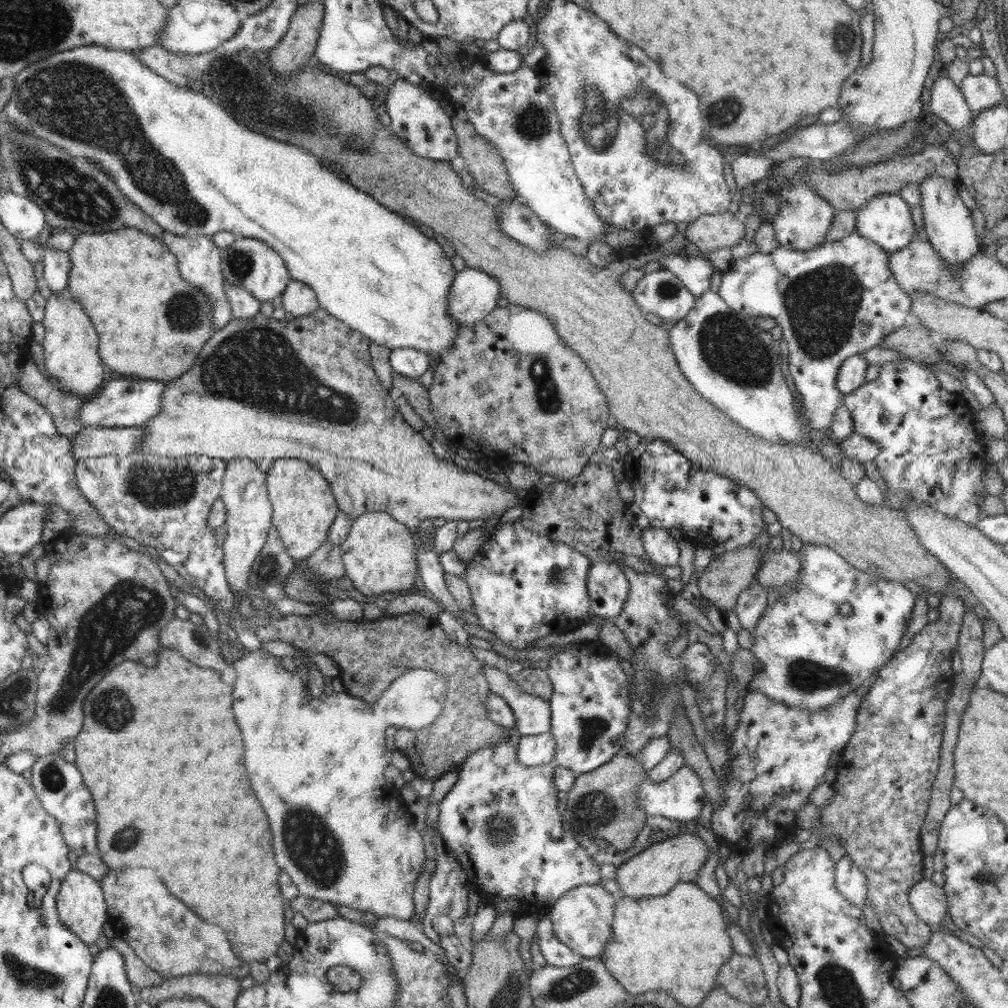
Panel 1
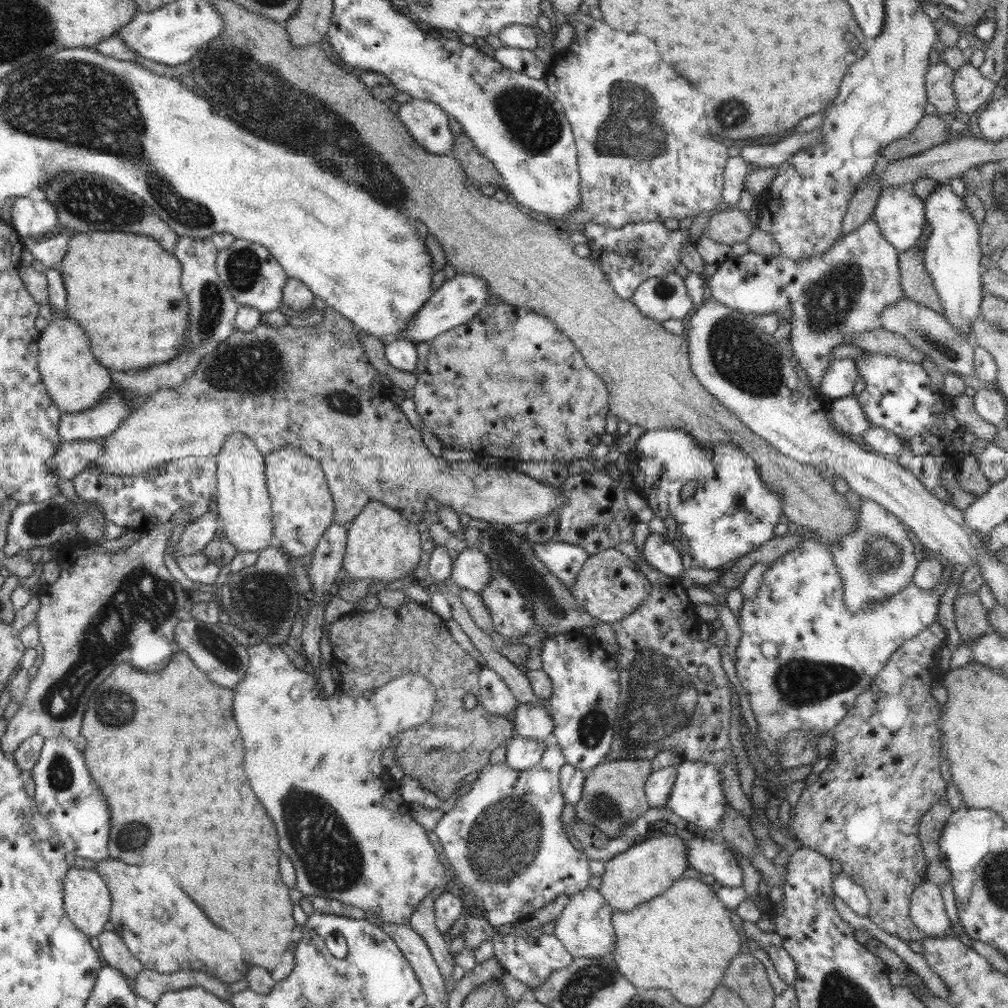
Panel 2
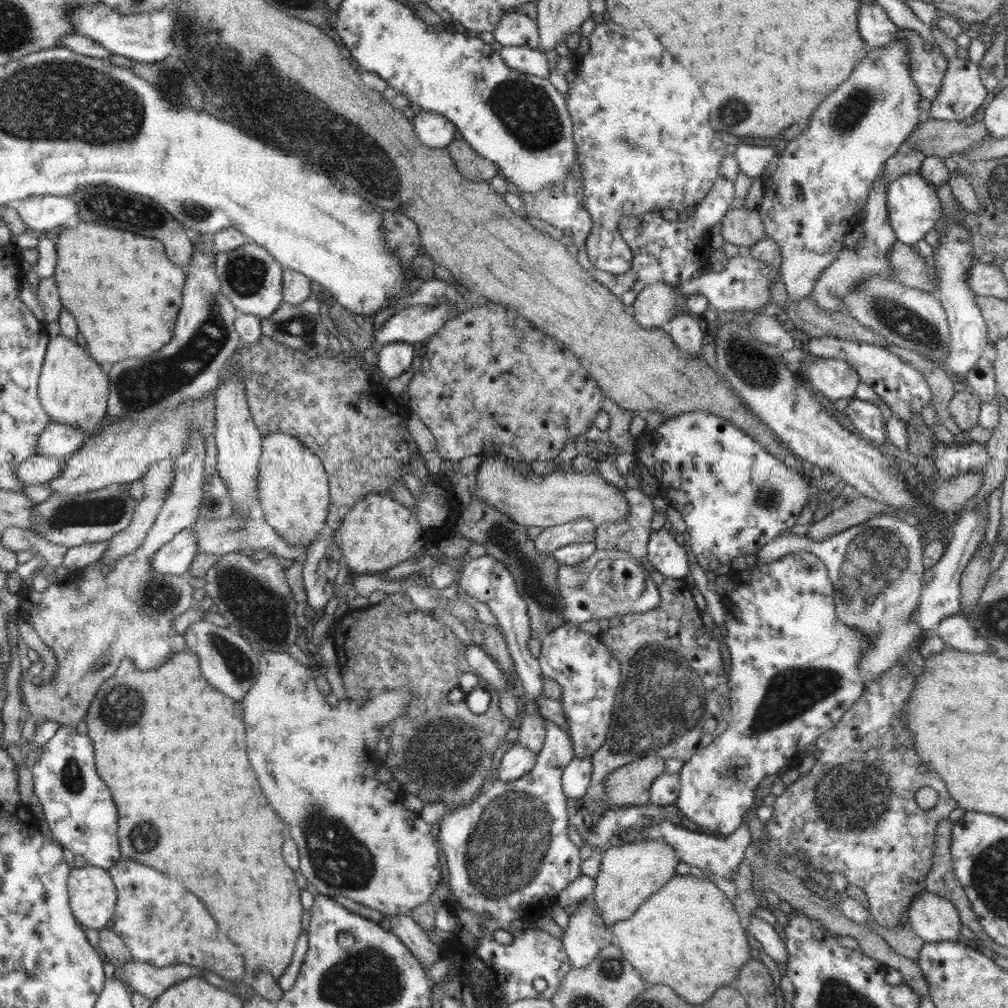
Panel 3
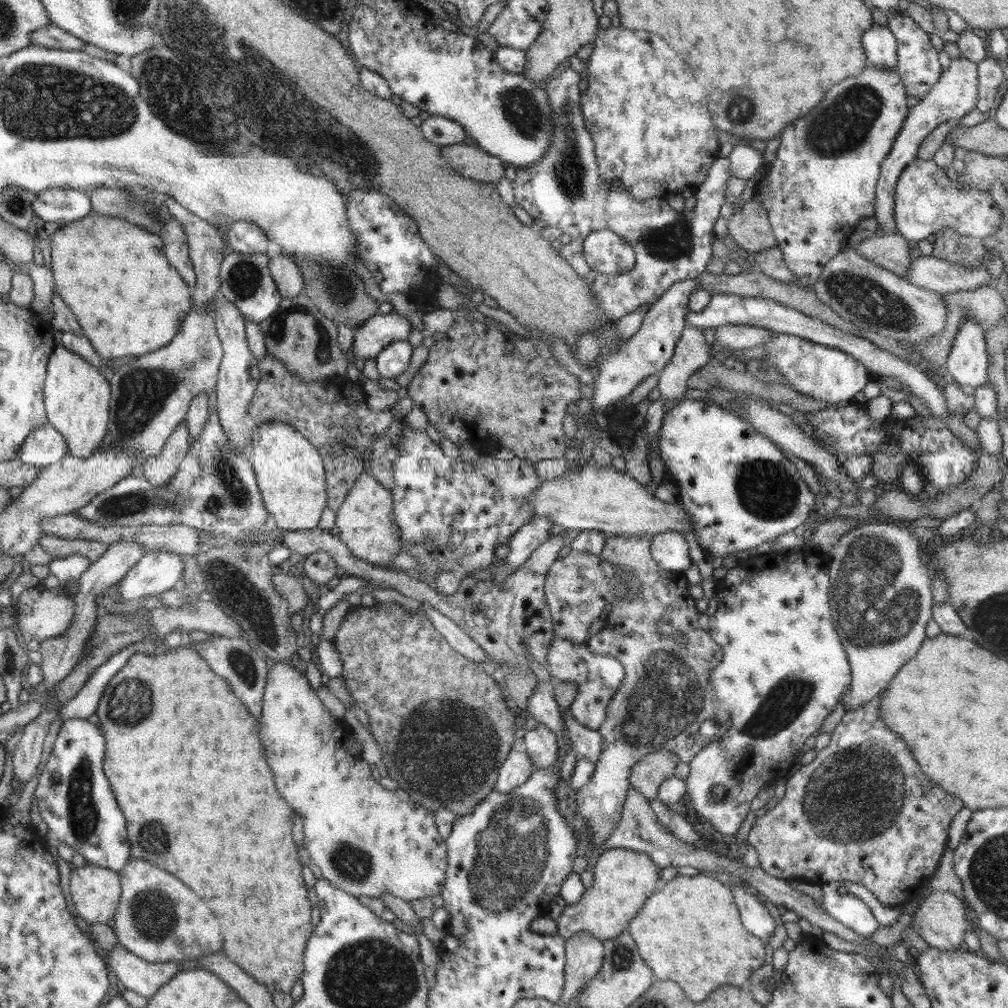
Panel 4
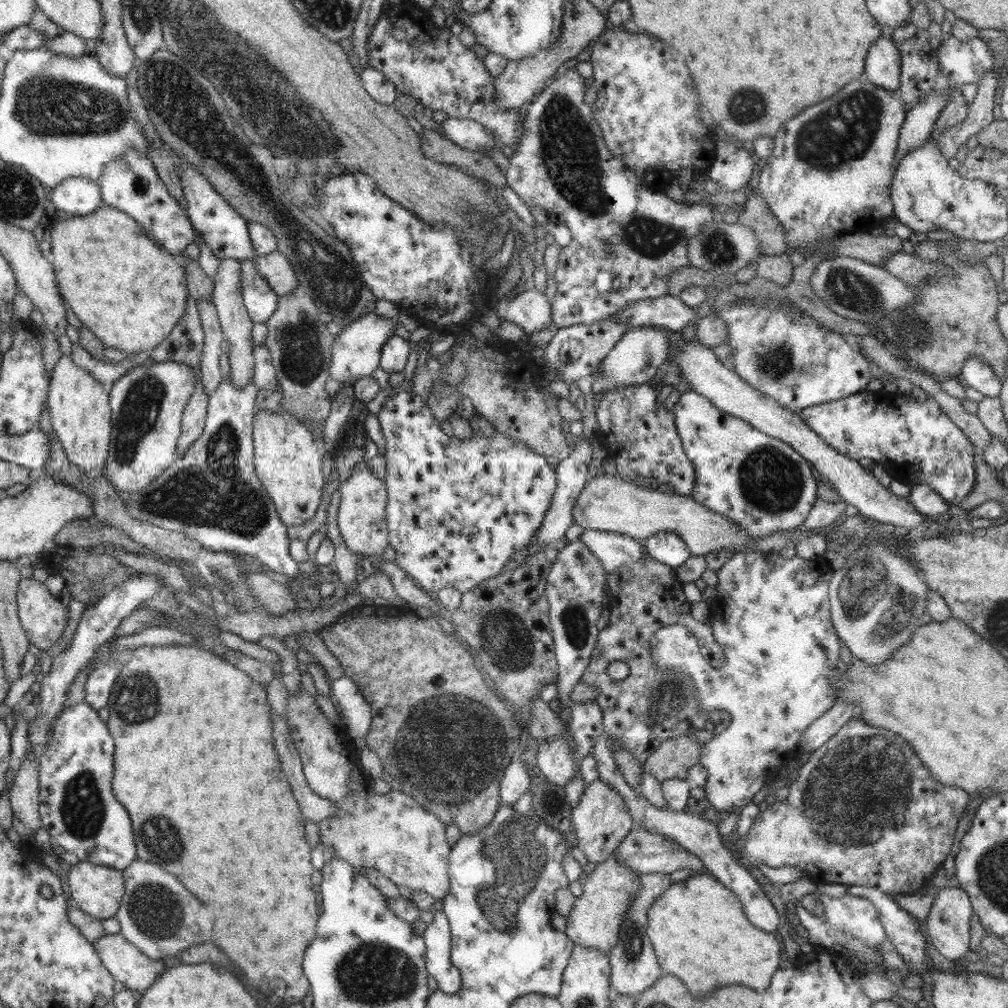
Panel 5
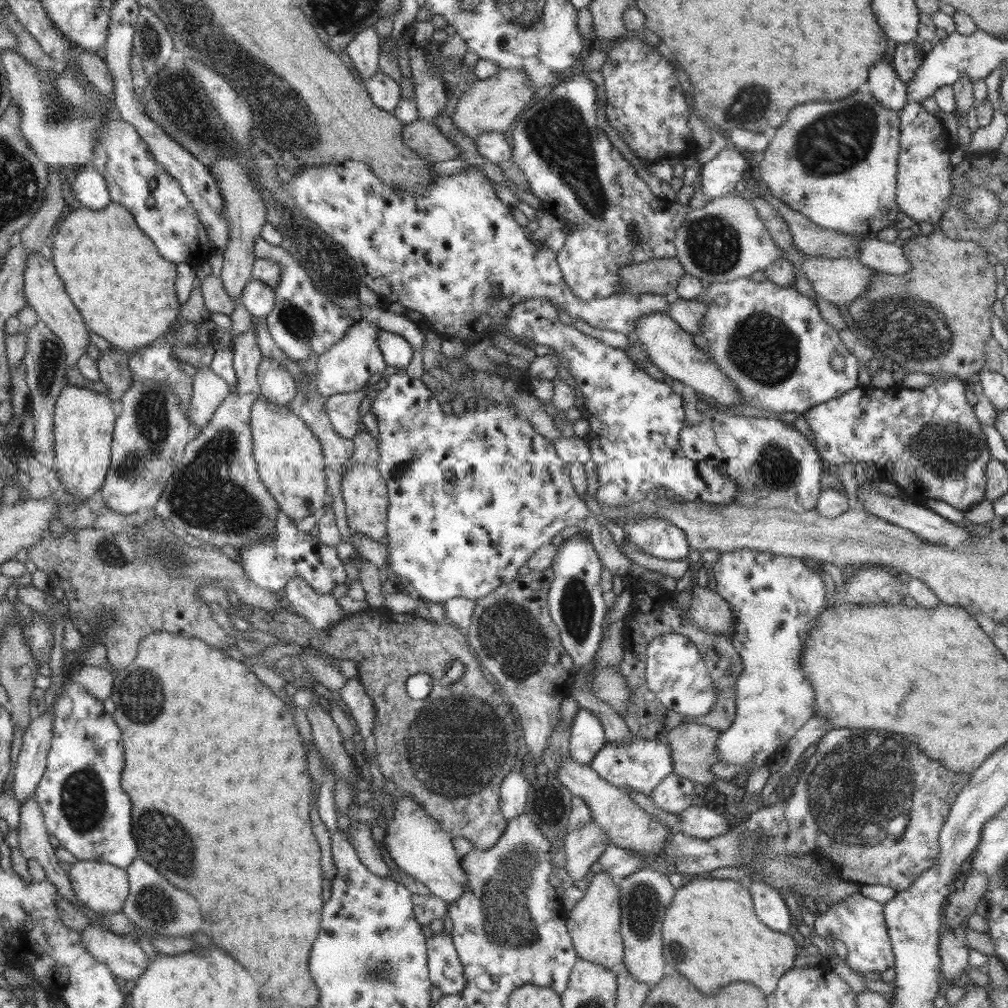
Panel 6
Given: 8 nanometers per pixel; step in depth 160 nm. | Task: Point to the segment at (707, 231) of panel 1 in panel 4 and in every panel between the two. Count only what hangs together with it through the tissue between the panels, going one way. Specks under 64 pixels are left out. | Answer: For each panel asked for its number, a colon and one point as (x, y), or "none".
2: (732, 226)
3: (743, 227)
4: (749, 226)

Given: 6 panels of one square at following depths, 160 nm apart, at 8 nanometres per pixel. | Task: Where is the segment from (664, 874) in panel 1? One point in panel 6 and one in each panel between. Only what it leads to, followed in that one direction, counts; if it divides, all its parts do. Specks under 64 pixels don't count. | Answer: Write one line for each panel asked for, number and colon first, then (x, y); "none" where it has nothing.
2: (647, 869)
3: (629, 873)
4: (624, 878)
5: (594, 922)
6: (594, 923)

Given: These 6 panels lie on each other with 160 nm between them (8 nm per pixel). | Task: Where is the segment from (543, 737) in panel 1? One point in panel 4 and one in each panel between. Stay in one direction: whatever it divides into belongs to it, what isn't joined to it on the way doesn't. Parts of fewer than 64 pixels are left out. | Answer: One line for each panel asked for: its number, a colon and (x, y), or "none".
2: (523, 753)
3: (517, 761)
4: (517, 768)

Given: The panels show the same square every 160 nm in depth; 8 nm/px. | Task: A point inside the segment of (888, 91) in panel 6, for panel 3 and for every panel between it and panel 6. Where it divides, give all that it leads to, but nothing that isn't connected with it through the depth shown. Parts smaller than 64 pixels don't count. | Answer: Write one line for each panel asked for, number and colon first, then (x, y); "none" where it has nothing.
3: (876, 29)
4: (880, 44)
5: (883, 64)

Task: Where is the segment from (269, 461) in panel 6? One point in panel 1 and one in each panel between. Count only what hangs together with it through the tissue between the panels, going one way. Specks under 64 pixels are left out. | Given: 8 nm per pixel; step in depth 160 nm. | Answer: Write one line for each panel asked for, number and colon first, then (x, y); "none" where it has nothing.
1: (304, 508)
2: (302, 506)
3: (292, 487)
4: (290, 473)
5: (287, 459)

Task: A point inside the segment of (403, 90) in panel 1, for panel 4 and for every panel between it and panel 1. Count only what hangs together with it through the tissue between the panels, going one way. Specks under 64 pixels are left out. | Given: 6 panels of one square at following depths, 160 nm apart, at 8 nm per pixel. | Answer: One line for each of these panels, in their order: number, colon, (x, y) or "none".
2: (428, 124)
3: (435, 131)
4: (442, 131)

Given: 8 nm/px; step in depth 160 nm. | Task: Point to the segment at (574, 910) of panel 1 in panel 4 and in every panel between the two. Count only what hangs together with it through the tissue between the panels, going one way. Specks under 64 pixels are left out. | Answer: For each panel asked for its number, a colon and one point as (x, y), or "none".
2: (585, 928)
3: (586, 933)
4: (584, 954)

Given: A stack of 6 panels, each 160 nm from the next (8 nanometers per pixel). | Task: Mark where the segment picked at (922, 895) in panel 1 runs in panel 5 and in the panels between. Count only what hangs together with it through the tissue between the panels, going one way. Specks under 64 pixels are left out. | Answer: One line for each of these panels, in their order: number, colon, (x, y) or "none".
2: (926, 909)
3: (934, 919)
4: (941, 920)
5: (947, 927)

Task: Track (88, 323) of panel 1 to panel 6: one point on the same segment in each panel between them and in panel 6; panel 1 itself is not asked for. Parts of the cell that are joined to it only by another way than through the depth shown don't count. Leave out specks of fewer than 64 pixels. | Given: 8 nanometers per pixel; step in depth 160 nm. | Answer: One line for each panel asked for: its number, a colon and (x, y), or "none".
2: (75, 380)
3: (73, 389)
4: (76, 396)
5: (80, 414)
6: (84, 420)

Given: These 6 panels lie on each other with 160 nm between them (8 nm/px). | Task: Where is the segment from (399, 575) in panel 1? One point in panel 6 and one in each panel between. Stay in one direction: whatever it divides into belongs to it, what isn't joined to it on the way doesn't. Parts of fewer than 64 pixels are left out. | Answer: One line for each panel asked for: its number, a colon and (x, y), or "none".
2: (381, 544)
3: (378, 533)
4: (365, 523)
5: (361, 518)
6: (364, 492)

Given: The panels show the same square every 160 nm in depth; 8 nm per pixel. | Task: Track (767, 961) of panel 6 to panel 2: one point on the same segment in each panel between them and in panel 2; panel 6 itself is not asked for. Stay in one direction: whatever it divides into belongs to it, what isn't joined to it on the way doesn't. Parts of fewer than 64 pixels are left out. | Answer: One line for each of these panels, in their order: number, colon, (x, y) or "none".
2: (683, 940)
3: (687, 935)
4: (691, 932)
5: (698, 928)

